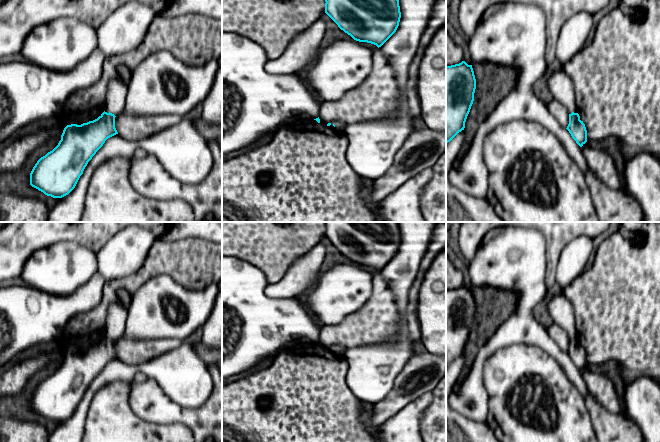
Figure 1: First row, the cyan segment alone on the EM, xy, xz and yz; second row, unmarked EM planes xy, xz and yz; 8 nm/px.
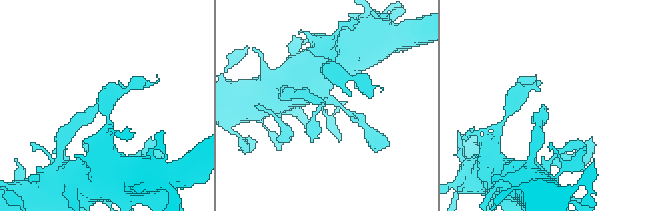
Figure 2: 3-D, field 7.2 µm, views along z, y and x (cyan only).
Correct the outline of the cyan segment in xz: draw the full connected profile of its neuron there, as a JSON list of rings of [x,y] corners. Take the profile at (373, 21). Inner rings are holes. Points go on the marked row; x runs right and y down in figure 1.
[[[325,0],[325,13],[354,40],[381,47],[397,30],[399,0]]]

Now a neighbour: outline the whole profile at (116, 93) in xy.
[[[112,79],[108,84],[104,111],[118,116],[124,111],[127,85],[120,80]]]

